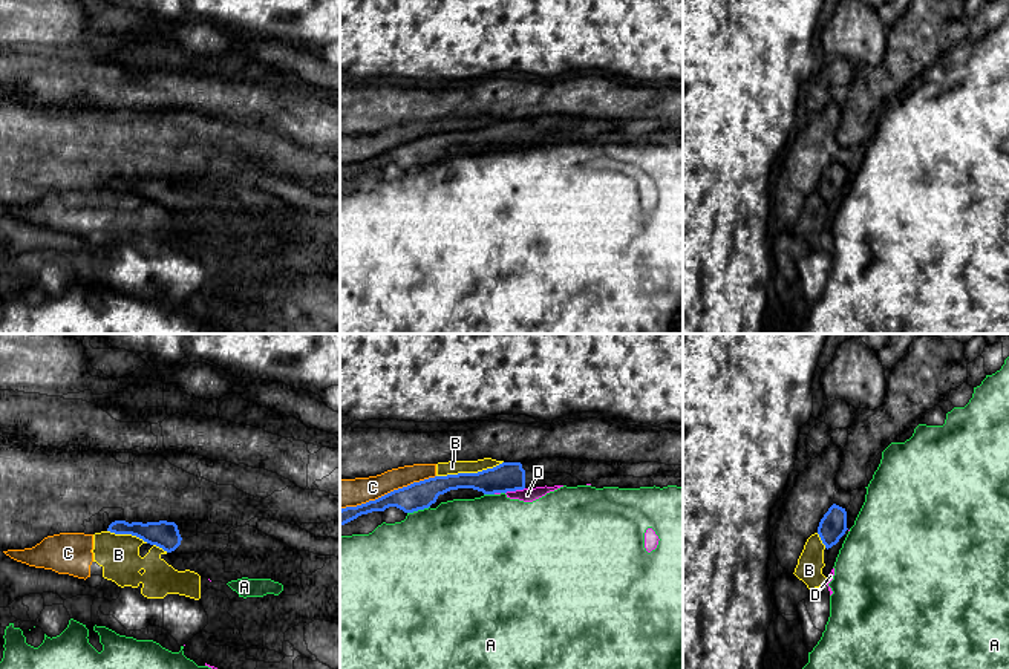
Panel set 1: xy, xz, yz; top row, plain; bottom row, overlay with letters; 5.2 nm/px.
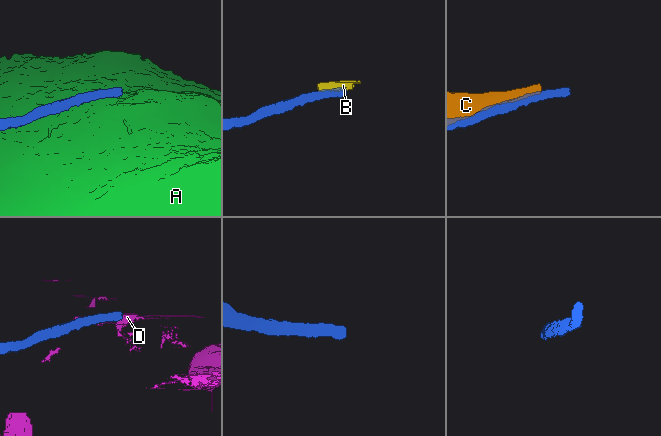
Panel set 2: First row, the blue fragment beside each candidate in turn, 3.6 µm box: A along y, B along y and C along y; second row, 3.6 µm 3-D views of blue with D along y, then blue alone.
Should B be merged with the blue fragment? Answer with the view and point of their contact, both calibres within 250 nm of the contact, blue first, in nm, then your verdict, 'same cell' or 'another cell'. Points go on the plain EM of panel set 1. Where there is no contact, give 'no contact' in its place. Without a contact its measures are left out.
xz (469, 130) | 160/80 nm | another cell

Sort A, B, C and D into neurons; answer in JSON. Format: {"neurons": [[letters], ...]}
{"neurons": [["A", "D"], ["B", "C"]]}

